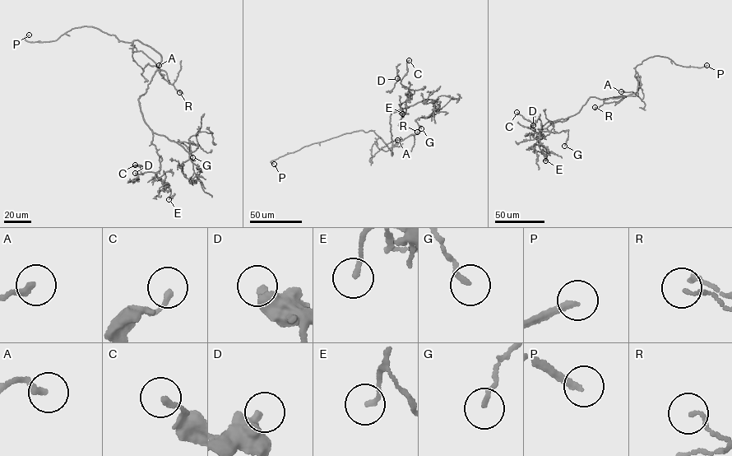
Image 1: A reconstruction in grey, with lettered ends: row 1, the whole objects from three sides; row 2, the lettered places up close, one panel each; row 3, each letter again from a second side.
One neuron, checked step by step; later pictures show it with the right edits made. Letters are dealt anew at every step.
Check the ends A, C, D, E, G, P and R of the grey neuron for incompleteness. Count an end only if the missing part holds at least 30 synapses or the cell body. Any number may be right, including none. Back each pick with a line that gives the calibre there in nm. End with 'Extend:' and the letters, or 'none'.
P: 240 nm thick
Extend: P

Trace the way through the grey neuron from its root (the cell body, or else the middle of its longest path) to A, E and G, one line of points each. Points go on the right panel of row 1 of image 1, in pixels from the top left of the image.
A: (623, 95), (635, 93), (641, 84), (639, 81), (643, 95), (641, 100), (632, 91), (621, 91)
E: (623, 95), (600, 100), (590, 96), (576, 114), (543, 128), (535, 137), (549, 152), (545, 160)
G: (623, 95), (600, 100), (590, 96), (574, 115), (548, 122), (539, 130), (554, 132), (567, 130), (564, 146)

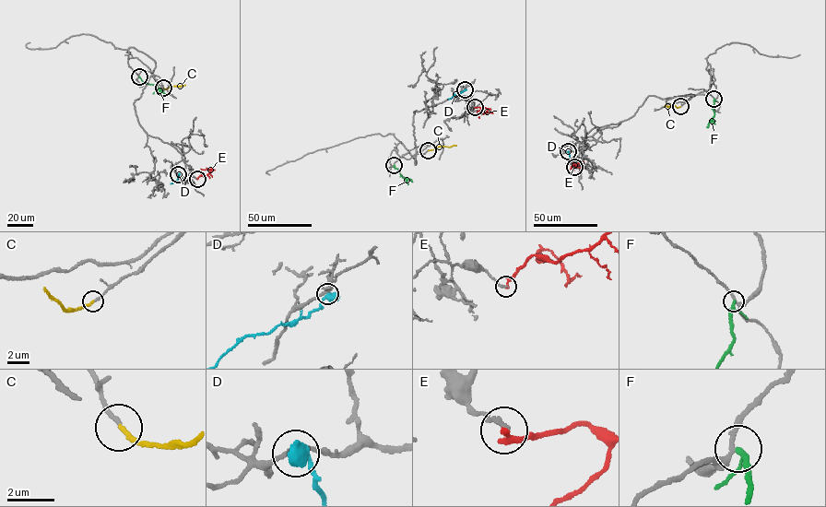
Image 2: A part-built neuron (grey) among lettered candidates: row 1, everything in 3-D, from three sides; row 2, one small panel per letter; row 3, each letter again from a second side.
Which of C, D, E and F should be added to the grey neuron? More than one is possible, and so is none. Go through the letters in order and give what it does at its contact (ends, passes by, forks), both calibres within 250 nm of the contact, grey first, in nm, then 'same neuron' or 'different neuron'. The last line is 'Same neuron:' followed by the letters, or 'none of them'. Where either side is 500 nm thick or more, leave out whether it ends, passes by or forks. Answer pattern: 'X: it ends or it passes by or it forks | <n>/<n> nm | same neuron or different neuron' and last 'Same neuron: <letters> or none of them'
C: it ends | 170/200 nm | same neuron
D: 170/650 nm | different neuron
E: it ends | 170/280 nm | different neuron
F: it passes by | 190/180 nm | different neuron
Same neuron: C

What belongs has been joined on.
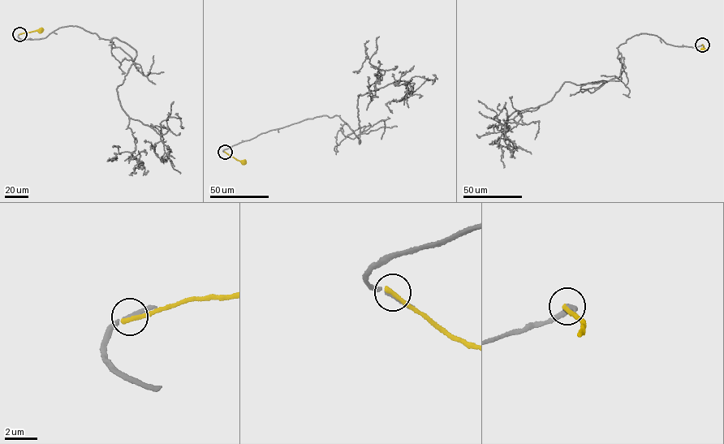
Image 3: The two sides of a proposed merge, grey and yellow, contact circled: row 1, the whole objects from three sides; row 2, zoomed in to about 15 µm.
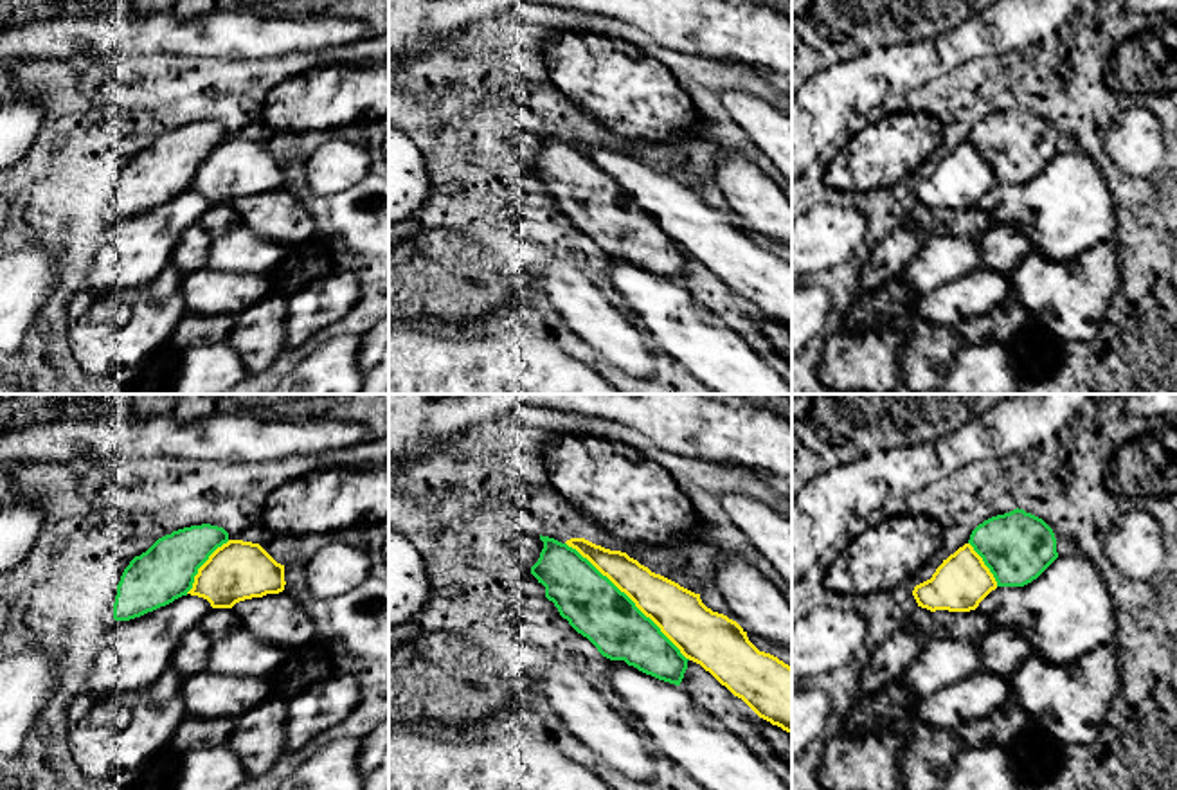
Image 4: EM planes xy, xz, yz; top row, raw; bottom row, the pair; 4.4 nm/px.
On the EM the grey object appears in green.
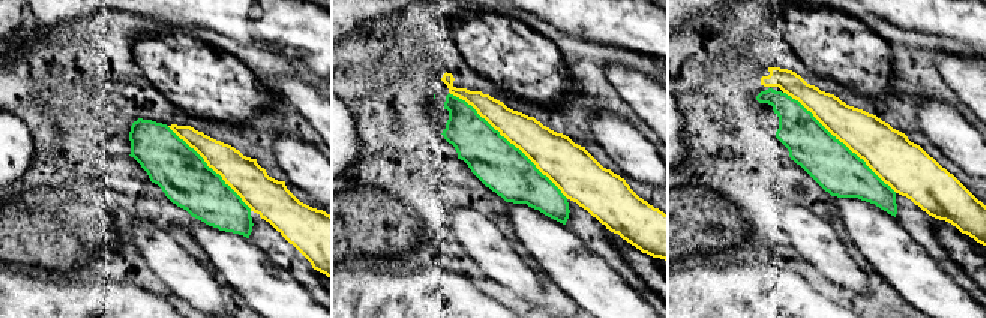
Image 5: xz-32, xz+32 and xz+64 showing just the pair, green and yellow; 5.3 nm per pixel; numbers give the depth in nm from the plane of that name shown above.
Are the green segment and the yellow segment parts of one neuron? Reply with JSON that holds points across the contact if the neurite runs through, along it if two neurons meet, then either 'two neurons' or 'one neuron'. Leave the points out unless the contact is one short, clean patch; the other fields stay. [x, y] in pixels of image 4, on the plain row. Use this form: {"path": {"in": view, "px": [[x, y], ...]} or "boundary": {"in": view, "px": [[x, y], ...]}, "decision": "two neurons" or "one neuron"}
{"decision": "two neurons"}

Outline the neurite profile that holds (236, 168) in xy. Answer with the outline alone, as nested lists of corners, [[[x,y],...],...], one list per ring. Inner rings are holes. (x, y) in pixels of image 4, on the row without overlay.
[[[229,137],[198,166],[187,191],[207,196],[212,205],[232,205],[245,196],[279,191],[284,182],[284,162],[259,140]]]

